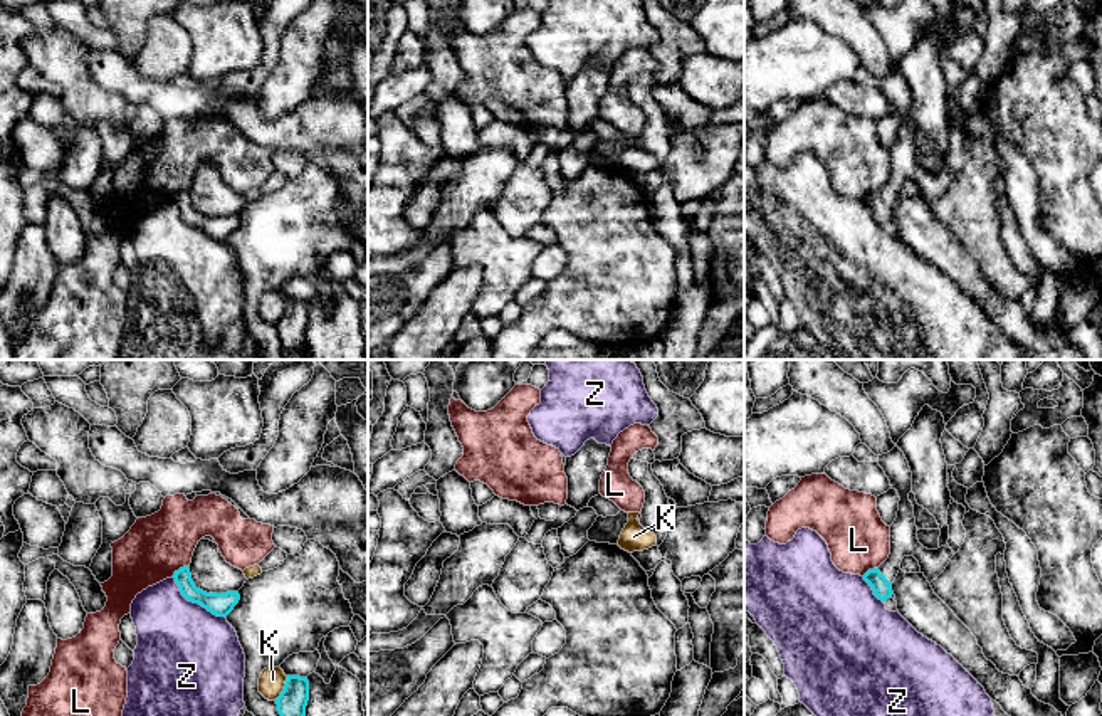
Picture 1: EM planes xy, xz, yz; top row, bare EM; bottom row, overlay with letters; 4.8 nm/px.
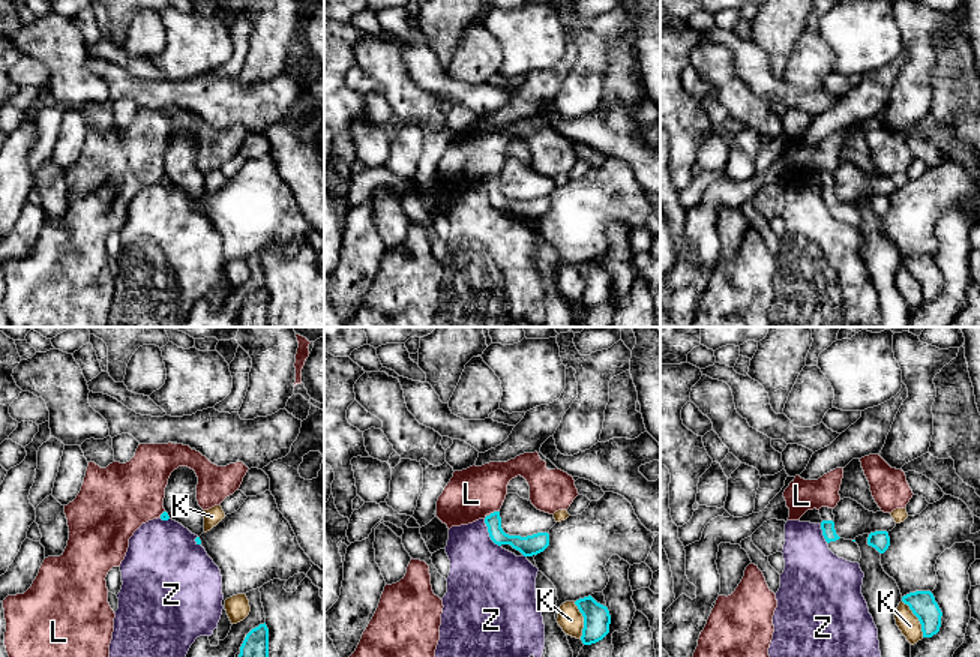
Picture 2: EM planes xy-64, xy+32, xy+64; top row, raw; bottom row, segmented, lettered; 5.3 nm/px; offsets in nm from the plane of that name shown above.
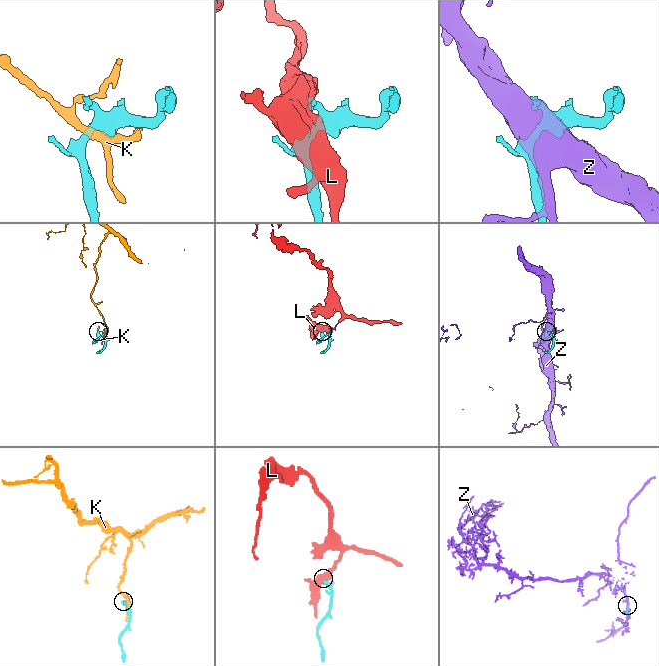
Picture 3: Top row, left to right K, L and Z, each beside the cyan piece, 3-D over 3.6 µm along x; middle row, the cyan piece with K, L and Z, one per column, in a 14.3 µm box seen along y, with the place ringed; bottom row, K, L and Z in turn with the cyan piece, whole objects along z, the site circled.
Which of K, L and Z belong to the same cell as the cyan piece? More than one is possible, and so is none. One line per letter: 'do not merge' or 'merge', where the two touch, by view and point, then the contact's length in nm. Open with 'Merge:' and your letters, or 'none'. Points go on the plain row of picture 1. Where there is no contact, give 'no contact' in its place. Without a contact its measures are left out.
Merge: none
K: do not merge | xy (284, 313) | 140 nm
L: do not merge | xy (180, 192) | 90 nm
Z: do not merge | xy (195, 226) | 320 nm

